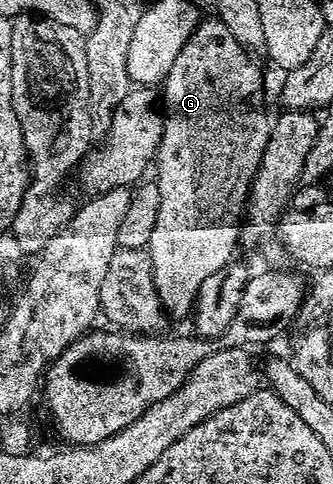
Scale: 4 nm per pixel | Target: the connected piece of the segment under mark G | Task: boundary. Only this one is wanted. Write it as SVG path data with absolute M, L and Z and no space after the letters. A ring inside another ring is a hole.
M215 18L201 19L196 33L174 58L170 74L162 85L162 115L164 129L154 159L154 182L158 186L158 222L150 233L146 251L154 266L154 286L165 313L176 320L191 317L196 306L196 292L218 270L233 263L238 249L242 213L248 203L248 188L252 185L258 162L266 150L269 117L264 117L251 100L260 92L260 68L252 64L253 57L230 34L230 30Z

